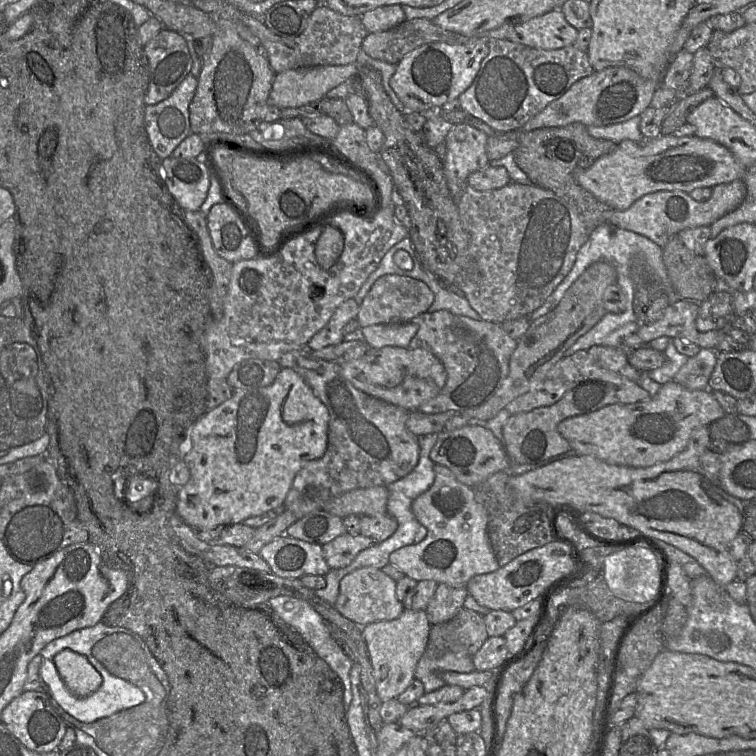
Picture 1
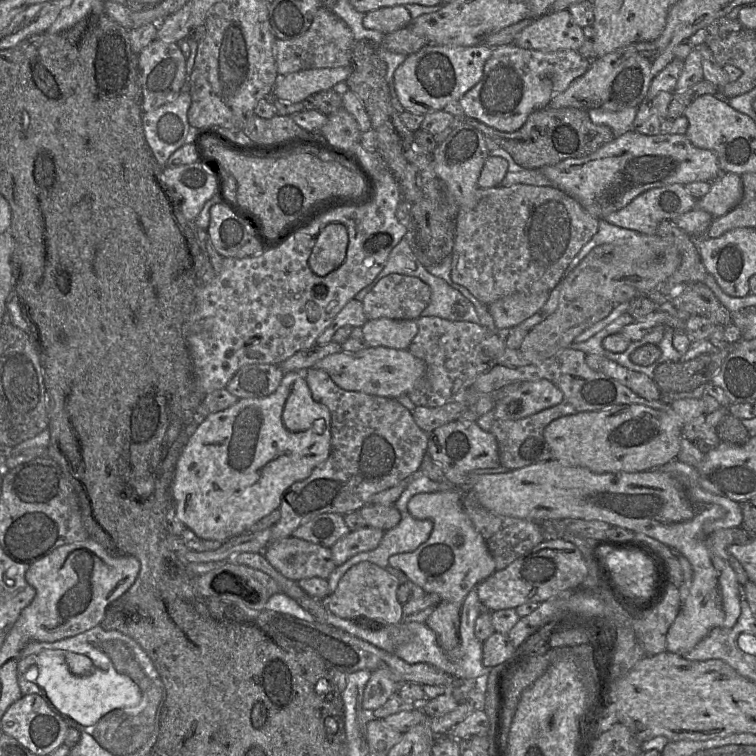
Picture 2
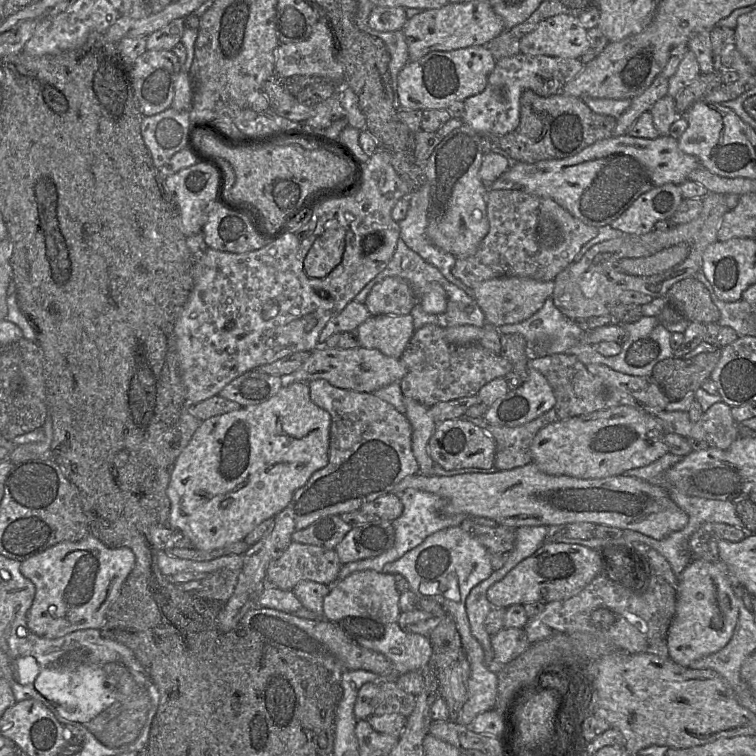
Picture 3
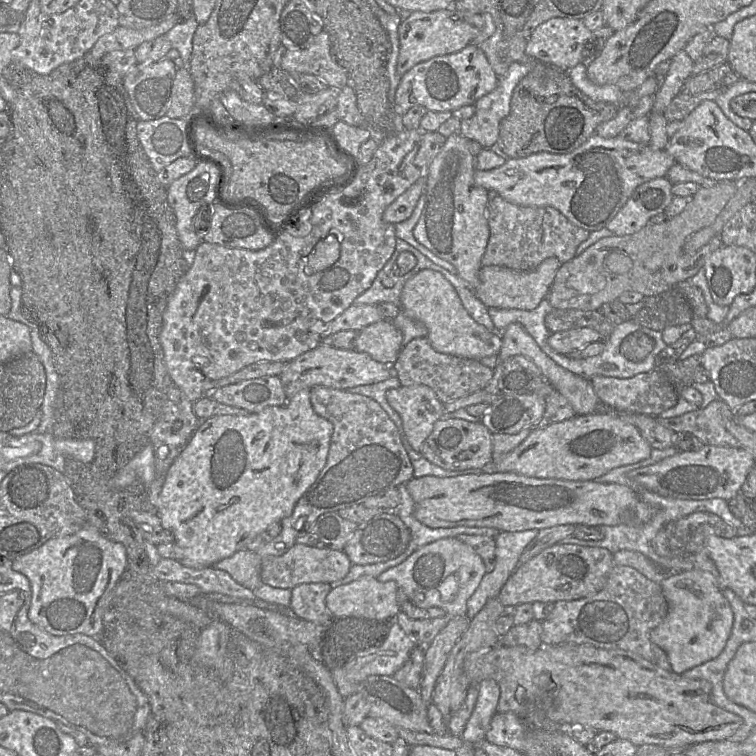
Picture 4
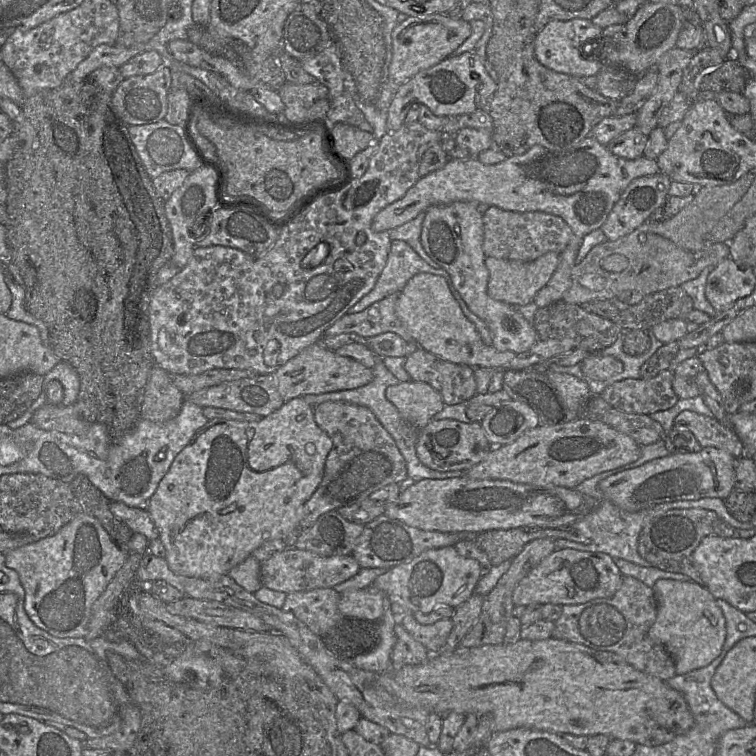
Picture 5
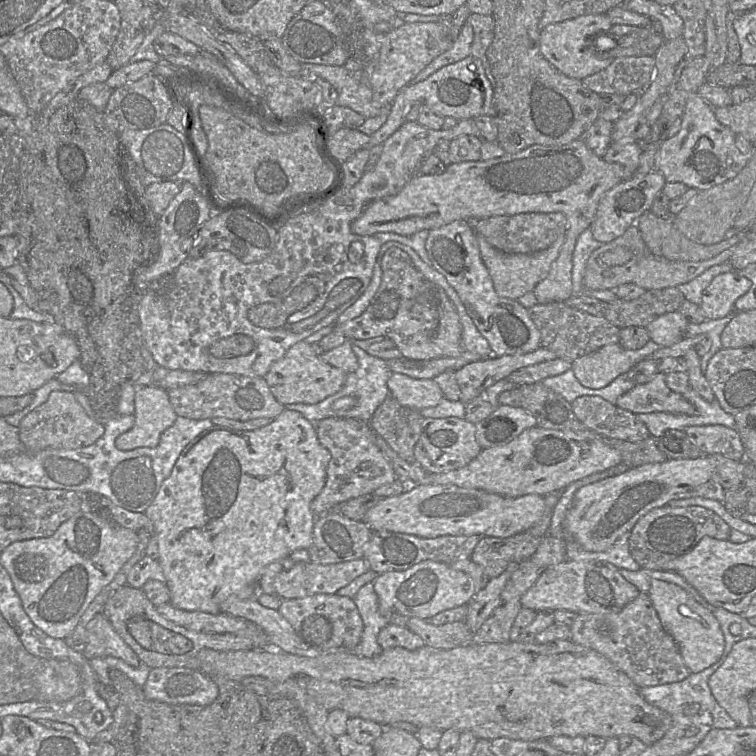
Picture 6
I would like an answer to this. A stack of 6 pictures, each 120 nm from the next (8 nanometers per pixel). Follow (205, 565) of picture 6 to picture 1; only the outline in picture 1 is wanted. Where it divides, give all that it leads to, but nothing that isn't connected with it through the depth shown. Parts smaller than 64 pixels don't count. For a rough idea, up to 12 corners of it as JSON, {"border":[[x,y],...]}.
{"border":[[304,379],[237,390],[190,429],[176,515],[196,531],[280,505],[327,449]]}

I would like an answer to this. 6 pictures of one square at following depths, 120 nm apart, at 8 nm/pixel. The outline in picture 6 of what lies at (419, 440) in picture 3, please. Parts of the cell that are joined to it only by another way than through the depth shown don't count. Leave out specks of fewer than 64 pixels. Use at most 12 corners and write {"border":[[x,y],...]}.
{"border":[[393,373],[387,385],[402,406],[417,411],[444,397],[434,379]]}

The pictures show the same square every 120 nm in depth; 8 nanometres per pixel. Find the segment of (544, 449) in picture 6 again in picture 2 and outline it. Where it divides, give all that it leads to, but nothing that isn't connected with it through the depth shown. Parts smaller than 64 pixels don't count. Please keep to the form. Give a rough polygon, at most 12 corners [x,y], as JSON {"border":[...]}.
{"border":[[702,398],[560,417],[552,459],[594,473],[676,459]]}

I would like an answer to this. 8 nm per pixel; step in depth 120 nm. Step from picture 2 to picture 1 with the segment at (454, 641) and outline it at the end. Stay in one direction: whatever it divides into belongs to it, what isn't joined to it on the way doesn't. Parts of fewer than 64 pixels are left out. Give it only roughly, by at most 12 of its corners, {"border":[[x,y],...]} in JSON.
{"border":[[438,583],[426,607],[431,625],[451,620],[463,608],[466,587]]}

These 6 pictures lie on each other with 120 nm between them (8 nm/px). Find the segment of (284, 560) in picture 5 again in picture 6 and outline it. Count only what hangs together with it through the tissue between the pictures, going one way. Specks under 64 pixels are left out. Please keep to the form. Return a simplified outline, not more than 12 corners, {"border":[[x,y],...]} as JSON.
{"border":[[362,558],[297,562],[275,576],[282,600],[335,594],[369,569]]}

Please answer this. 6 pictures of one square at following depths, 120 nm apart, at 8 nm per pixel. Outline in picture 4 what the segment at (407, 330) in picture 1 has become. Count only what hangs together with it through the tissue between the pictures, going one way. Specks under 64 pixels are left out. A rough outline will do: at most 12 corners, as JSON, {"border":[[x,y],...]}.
{"border":[[389,319],[362,329],[355,350],[393,365],[402,332]]}

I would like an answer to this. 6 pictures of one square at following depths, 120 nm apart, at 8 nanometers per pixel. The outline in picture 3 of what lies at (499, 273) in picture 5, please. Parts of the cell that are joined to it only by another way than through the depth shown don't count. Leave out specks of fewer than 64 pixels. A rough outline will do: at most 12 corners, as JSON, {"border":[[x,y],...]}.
{"border":[[501,277],[473,289],[498,328],[542,308],[554,281]]}

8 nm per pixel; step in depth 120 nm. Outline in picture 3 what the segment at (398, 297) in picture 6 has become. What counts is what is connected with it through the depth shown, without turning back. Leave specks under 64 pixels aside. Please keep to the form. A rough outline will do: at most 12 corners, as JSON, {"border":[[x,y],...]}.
{"border":[[351,301],[323,328],[323,346],[334,333],[357,329],[371,314],[364,303]]}

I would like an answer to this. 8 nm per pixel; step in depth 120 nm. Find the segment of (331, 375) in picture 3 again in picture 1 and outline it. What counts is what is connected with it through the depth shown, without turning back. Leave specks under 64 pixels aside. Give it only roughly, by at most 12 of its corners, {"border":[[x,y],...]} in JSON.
{"border":[[423,348],[341,361],[358,390],[408,411],[438,395],[442,362]]}

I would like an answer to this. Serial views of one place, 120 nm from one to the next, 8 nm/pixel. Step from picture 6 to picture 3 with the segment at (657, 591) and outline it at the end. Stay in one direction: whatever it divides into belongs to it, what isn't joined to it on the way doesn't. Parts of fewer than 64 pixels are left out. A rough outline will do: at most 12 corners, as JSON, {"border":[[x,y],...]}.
{"border":[[721,568],[677,577],[669,657],[688,667],[724,648],[738,598]]}

